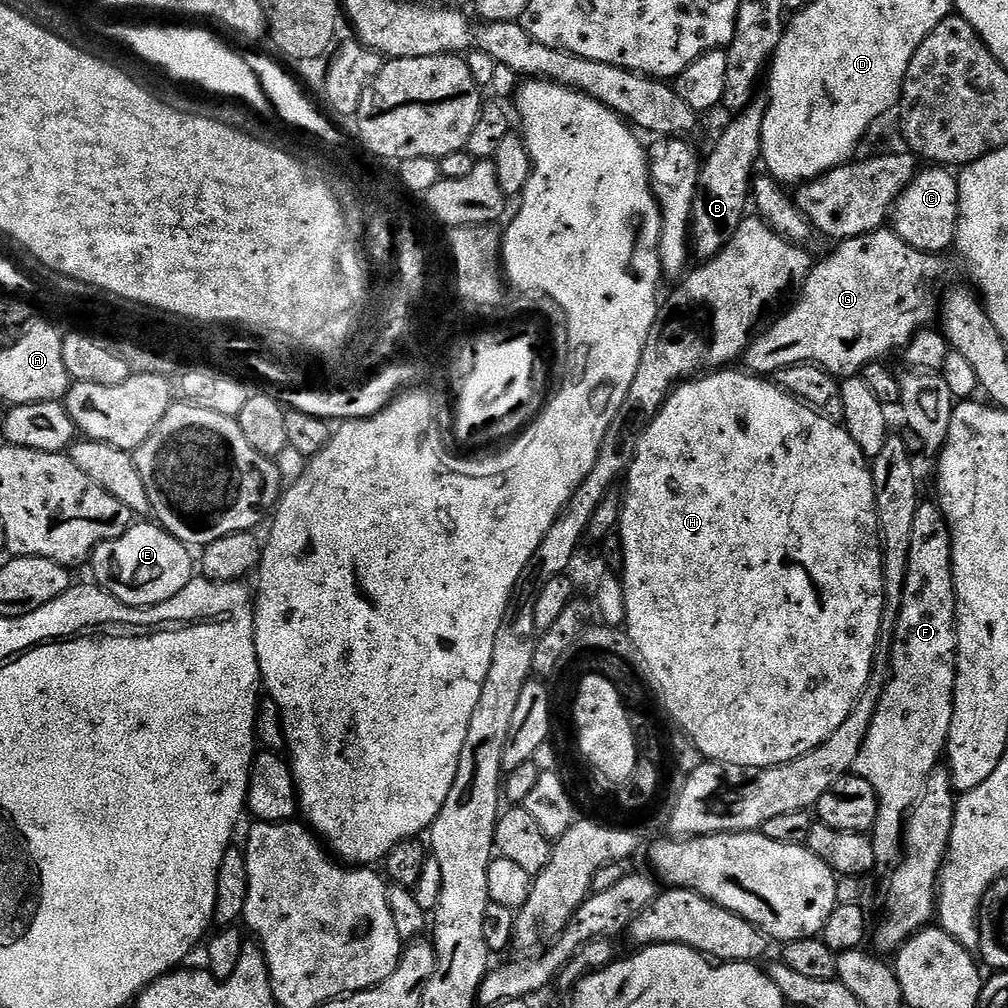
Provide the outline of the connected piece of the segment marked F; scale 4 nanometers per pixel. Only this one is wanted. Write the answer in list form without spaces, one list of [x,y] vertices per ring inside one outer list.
[[[921,502],[914,510],[914,527],[910,537],[910,562],[906,566],[906,582],[902,590],[902,610],[898,614],[898,630],[894,630],[892,673],[888,676],[880,704],[876,707],[870,730],[852,772],[866,778],[874,786],[878,798],[878,814],[871,830],[876,868],[891,870],[900,863],[904,826],[909,812],[916,807],[928,775],[941,763],[948,747],[948,731],[954,718],[956,693],[956,579],[952,577],[952,535],[948,521],[935,502]]]

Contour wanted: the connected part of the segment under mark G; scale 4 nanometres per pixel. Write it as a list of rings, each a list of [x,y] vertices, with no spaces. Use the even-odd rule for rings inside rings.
[[[881,230],[878,232],[871,232],[870,234],[862,234],[858,238],[850,238],[849,240],[841,240],[835,245],[836,248],[824,261],[817,263],[813,267],[812,273],[805,278],[802,287],[799,289],[800,301],[789,310],[785,316],[780,316],[764,333],[757,335],[755,339],[748,345],[748,351],[744,353],[742,360],[747,371],[753,374],[775,374],[782,371],[784,368],[789,368],[795,364],[816,364],[820,368],[824,368],[837,380],[843,382],[856,377],[863,373],[865,366],[868,364],[875,364],[883,361],[884,356],[888,356],[892,351],[902,350],[910,342],[910,338],[921,328],[929,327],[937,319],[938,316],[938,296],[935,296],[936,283],[944,276],[944,260],[943,255],[929,255],[920,249],[915,249],[910,246],[897,232],[893,230]]]

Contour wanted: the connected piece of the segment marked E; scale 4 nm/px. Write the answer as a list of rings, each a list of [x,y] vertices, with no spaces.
[[[136,522],[118,538],[99,544],[92,551],[90,565],[92,564],[92,572],[96,575],[95,583],[105,592],[109,592],[115,600],[121,600],[123,604],[129,604],[132,608],[149,608],[174,598],[174,594],[178,594],[178,590],[185,588],[194,579],[194,572],[192,572],[194,558],[192,562],[192,556],[188,552],[191,552],[189,545],[173,538],[159,524]]]

